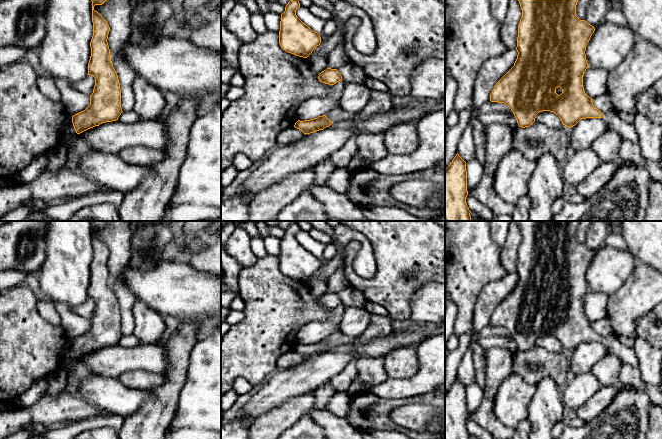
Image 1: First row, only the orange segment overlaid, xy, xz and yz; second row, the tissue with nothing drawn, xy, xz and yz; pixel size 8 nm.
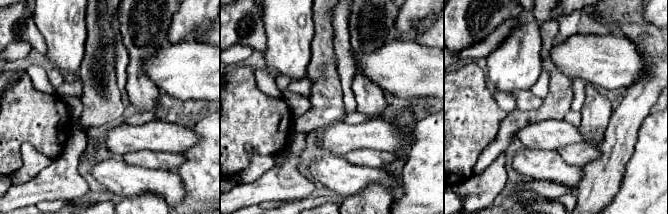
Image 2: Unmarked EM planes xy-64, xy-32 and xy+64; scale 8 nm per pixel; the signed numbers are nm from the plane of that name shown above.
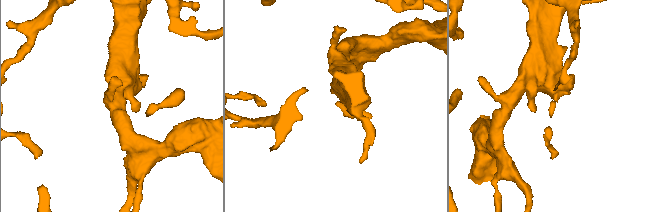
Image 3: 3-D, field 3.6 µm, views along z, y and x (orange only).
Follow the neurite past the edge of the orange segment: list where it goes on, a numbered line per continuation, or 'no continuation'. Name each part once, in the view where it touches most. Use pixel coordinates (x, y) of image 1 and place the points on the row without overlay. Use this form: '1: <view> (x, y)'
1: xy (67, 353)

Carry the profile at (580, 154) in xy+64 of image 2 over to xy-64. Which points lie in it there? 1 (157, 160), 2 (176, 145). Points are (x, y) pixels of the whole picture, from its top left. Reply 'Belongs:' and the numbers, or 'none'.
Belongs: 1

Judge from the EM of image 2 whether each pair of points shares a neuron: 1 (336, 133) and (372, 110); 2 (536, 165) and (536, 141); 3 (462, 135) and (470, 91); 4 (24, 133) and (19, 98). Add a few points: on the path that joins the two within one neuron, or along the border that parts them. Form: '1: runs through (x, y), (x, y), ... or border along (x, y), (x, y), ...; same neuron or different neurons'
1: border along (379, 116), (374, 118); different neurons
2: border along (526, 147), (555, 150), (557, 152); different neurons
3: runs through (462, 124), (462, 102); same neuron
4: runs through (24, 124), (24, 110), (22, 107); same neuron

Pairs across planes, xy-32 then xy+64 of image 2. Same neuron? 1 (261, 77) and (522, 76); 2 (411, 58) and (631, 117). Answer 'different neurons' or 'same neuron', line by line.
1: different neurons
2: different neurons

